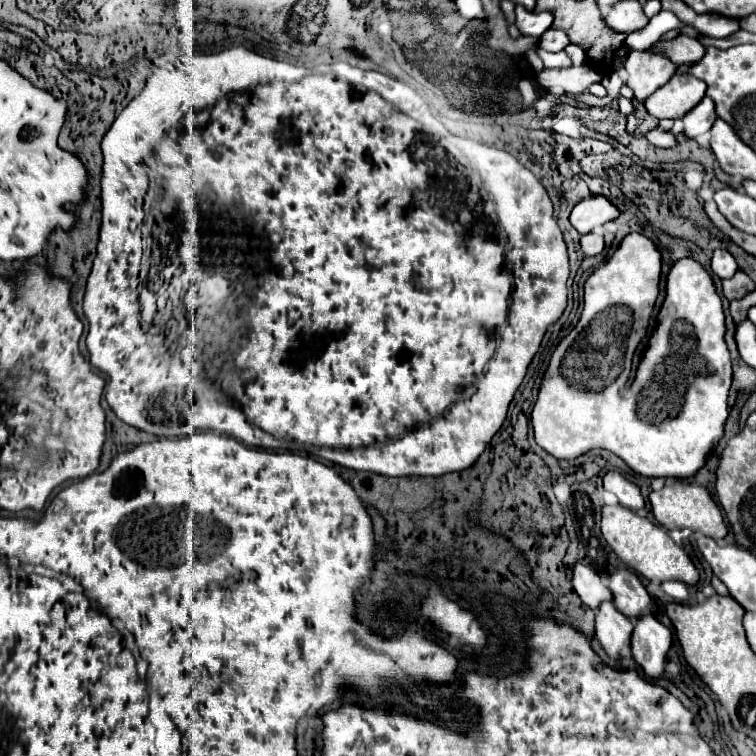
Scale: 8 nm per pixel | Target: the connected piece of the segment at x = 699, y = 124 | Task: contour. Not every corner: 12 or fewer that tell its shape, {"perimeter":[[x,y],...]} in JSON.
{"perimeter":[[704,97],[684,115],[684,135],[696,139],[716,121],[714,103]]}

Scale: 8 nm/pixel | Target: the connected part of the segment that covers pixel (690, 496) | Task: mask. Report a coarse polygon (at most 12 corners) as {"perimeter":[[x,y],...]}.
{"perimeter":[[706,487],[650,493],[656,521],[716,541],[728,535]]}

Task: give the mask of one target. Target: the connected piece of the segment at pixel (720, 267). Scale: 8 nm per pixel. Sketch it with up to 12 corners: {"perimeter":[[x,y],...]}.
{"perimeter":[[726,249],[712,255],[712,271],[720,279],[732,279],[736,259]]}

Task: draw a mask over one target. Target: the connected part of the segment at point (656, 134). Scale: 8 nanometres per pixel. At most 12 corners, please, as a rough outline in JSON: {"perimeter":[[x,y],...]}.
{"perimeter":[[662,129],[648,131],[646,137],[656,147],[672,147],[674,133]]}

